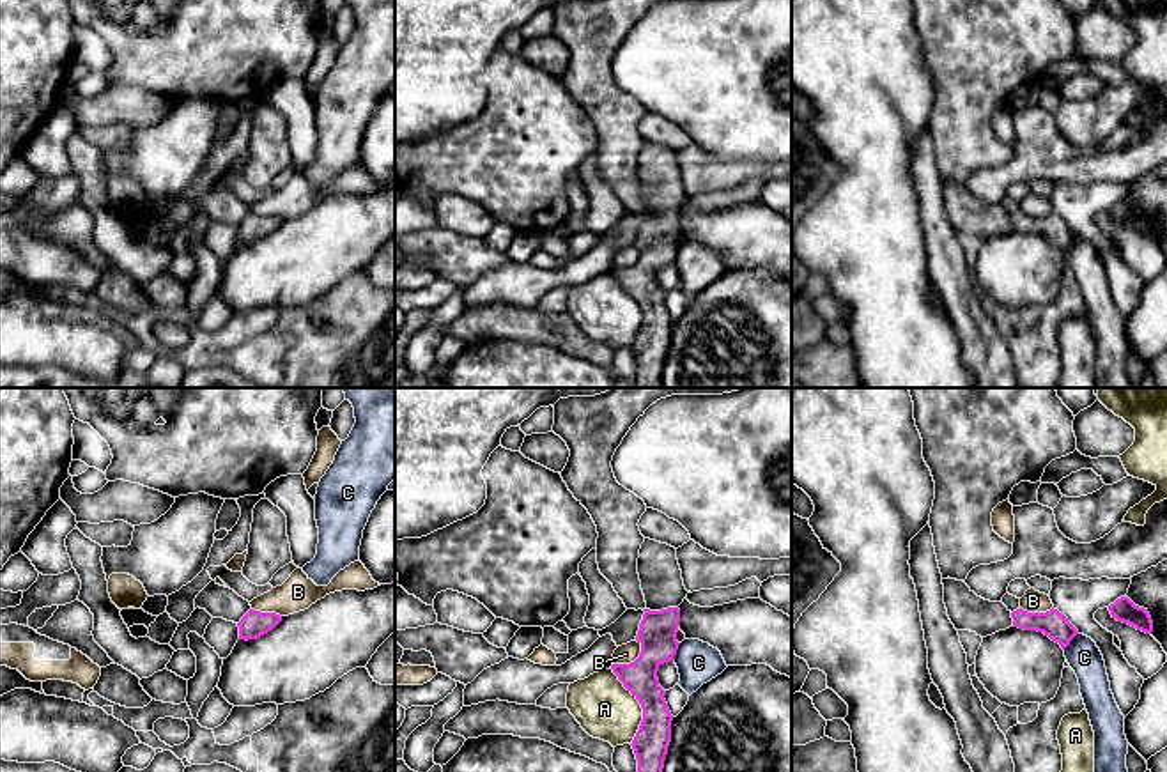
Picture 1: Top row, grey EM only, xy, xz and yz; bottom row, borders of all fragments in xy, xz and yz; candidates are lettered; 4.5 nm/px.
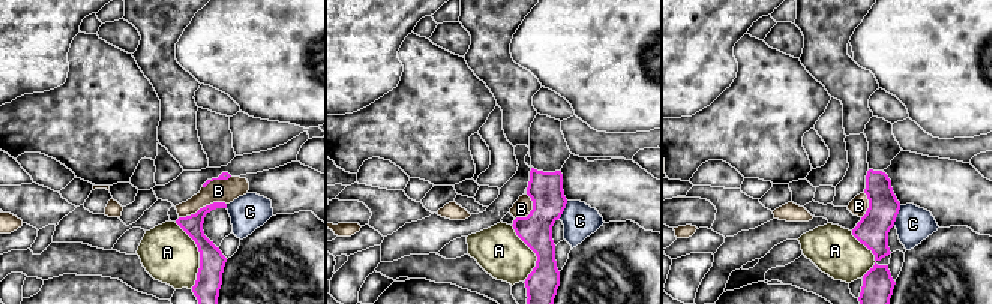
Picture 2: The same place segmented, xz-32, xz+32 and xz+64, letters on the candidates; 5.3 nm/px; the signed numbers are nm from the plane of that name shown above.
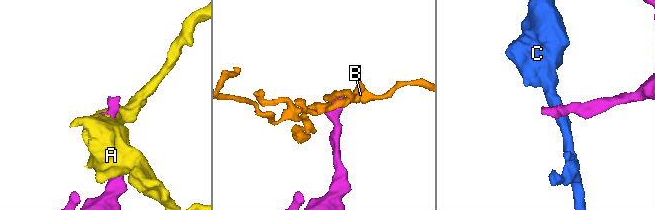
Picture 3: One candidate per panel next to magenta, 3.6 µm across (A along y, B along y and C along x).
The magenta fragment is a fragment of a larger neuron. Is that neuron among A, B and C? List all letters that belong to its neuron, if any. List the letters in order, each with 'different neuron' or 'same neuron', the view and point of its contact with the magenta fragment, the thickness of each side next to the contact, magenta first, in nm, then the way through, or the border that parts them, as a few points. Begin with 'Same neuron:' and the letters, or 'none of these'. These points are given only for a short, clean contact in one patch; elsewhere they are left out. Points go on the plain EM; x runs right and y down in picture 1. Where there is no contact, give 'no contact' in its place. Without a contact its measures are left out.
Same neuron: none of these
A: different neuron; contact xz (641, 310); calibres 160 and 260 nm; border xz (611, 271), (641, 312), (641, 326), (631, 347)
B: different neuron; contact xz (631, 266); calibres 180 and 90 nm; border xz (641, 247), (641, 255), (633, 264), (613, 268)
C: different neuron; contact xz (675, 255); calibres 180 and 190 nm; border xz (680, 247), (673, 262)

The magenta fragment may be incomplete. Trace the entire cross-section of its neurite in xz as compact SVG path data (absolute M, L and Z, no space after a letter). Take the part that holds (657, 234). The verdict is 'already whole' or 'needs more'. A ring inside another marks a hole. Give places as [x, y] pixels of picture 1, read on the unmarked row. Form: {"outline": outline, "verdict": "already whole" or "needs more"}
{"outline": "M645 142L638 161L638 177L646 211L636 244L639 260L630 267L613 267L611 273L623 290L639 305L643 324L632 344L638 363L636 388L664 388L662 372L671 345L673 319L659 289L659 269L675 264L680 212L687 200L676 152Z", "verdict": "needs more"}

